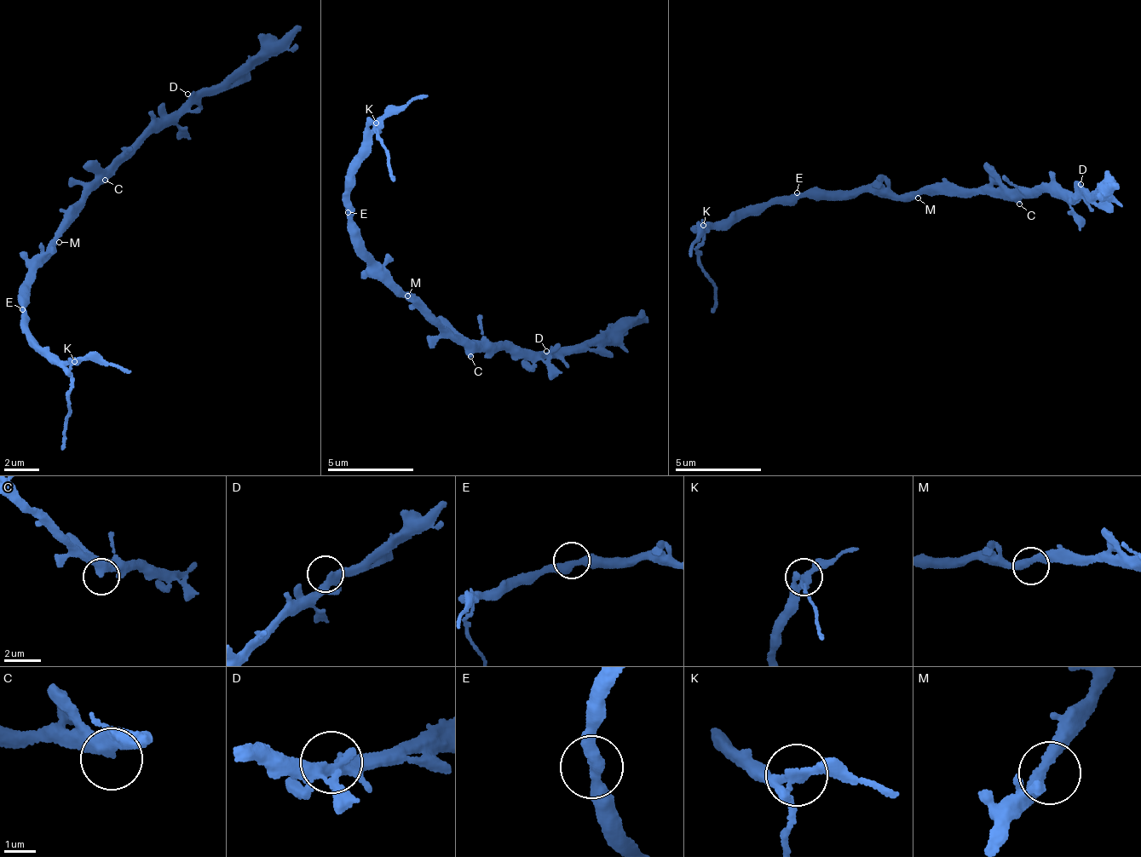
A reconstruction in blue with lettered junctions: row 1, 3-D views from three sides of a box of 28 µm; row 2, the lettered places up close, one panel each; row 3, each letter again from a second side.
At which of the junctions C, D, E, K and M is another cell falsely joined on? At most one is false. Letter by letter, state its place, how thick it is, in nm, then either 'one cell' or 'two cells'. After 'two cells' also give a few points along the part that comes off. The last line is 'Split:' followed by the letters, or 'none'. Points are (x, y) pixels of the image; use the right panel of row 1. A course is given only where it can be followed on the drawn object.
C: (1019, 204) | 360 nm | one cell
D: (1080, 184) | 320 nm | one cell
E: (797, 192) | 360 nm | one cell
K: (703, 225) | 240 nm | two cells | (702, 224), (697, 265), (713, 286), (712, 311)
M: (918, 198) | 360 nm | one cell
Split: K

